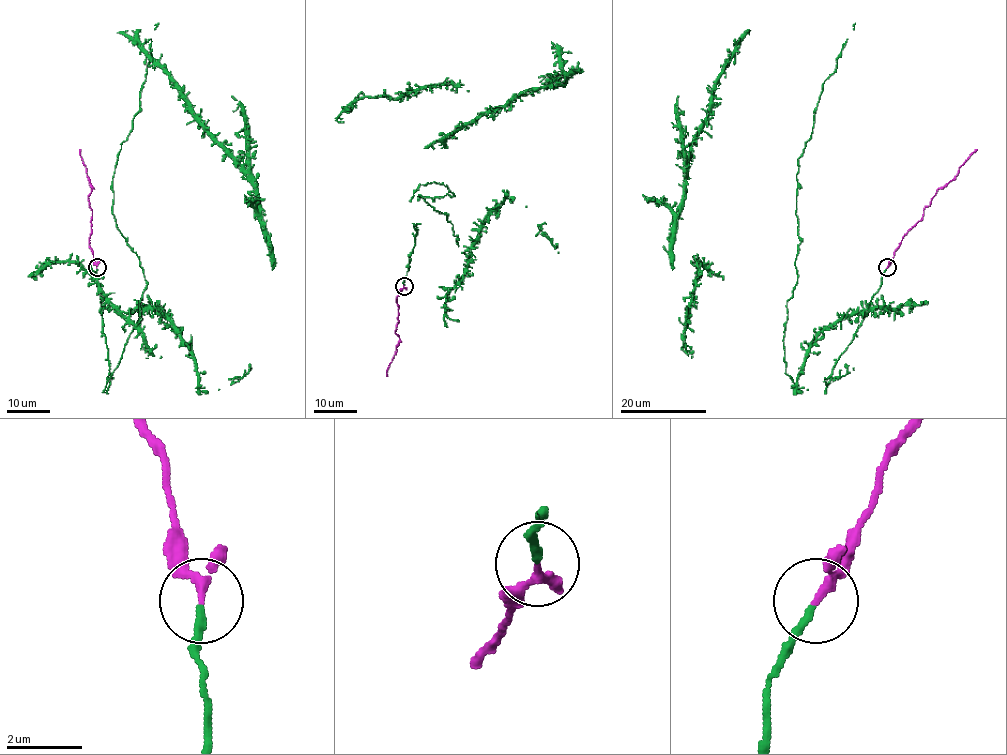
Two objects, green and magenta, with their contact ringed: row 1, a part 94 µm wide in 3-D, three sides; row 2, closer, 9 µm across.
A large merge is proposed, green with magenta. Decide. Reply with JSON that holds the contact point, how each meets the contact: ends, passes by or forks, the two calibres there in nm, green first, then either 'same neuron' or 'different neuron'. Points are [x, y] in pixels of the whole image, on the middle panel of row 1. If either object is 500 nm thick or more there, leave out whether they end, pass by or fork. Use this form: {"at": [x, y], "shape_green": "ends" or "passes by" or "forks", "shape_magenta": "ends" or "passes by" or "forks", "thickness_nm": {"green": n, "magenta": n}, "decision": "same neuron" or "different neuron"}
{"at": [404, 286], "shape_green": "ends", "shape_magenta": "passes by", "thickness_nm": {"green": 190, "magenta": 170}, "decision": "same neuron"}

